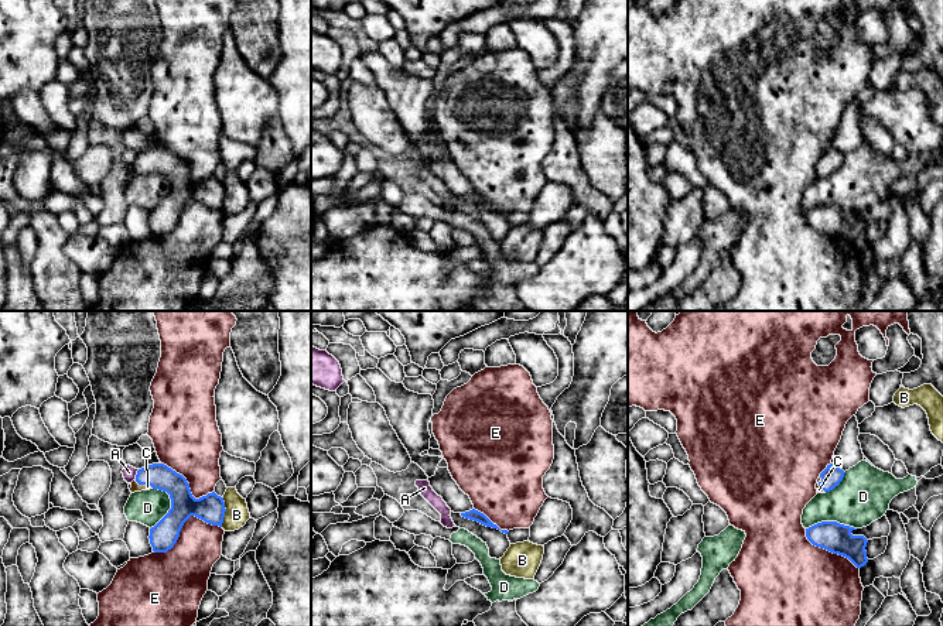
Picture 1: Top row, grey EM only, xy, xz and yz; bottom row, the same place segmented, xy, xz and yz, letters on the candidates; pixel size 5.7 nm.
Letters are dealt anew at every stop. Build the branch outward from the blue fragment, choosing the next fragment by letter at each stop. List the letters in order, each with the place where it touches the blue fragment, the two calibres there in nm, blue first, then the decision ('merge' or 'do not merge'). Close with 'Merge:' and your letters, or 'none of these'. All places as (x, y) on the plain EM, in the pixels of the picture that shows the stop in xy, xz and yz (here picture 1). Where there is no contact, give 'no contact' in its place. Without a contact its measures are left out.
A: meets blue in xy at (137, 157); 150 nm thick on the blue side, 80 nm on the other; do not merge
B: meets blue in xy at (225, 194); 160 nm thick on the blue side, 140 nm on the other; do not merge
C: meets blue in xy at (144, 167); 150 nm thick on the blue side, 50 nm on the other; merge
D: meets blue in xy at (171, 190); 160 nm thick on the blue side, 190 nm on the other; do not merge
E: meets blue in xy at (183, 208); 160 nm thick on the blue side, 280 nm on the other; do not merge
Merge: C

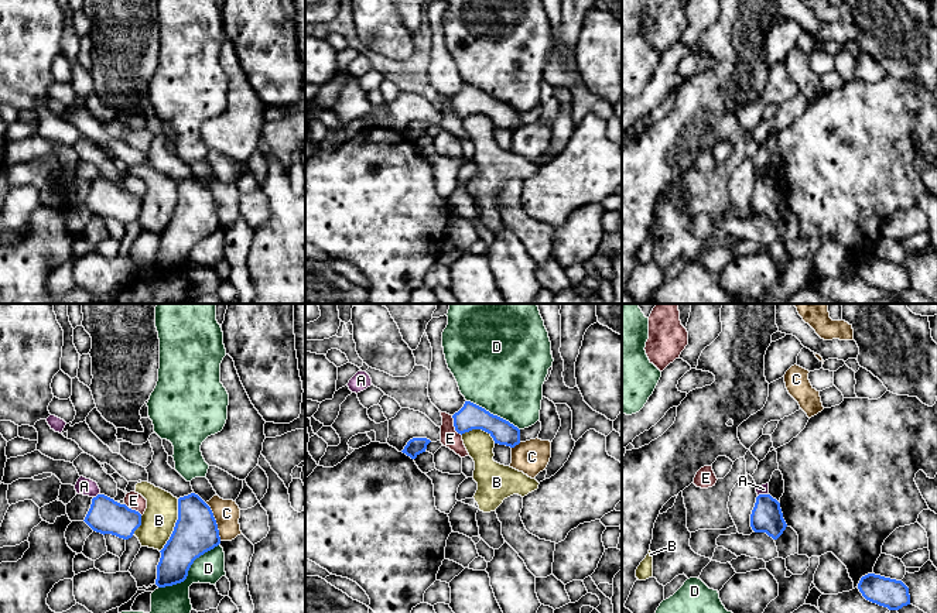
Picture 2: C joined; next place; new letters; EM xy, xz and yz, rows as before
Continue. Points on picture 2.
A: meets blue in yz at (762, 178); 180 nm thick on the blue side, 60 nm on the other; do not merge
B: meets blue in xy at (175, 209); 260 nm thick on the blue side, 190 nm on the other; do not merge
C: meets blue in xy at (215, 205); 260 nm thick on the blue side, 150 nm on the other; do not merge
D: meets blue in xy at (188, 253); 260 nm thick on the blue side, 220 nm on the other; do not merge
E: meets blue in xz at (454, 109); 150 nm thick on the blue side, 110 nm on the other; do not merge
Merge: none of these

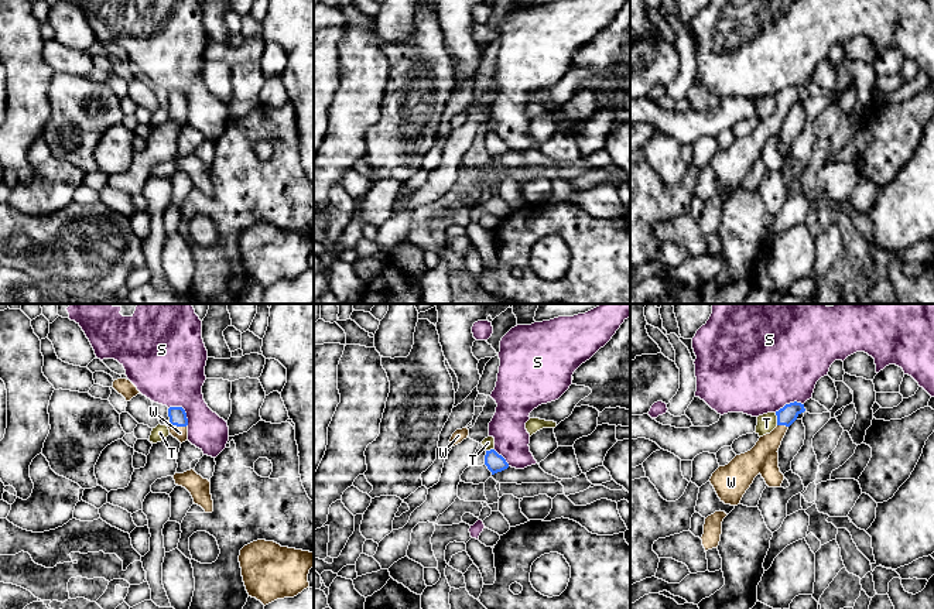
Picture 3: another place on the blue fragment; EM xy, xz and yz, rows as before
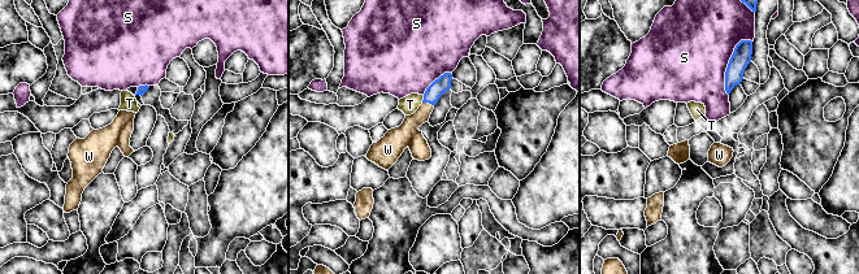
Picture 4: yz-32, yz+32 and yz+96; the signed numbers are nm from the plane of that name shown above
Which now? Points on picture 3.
S: meets blue in xy at (184, 95); 100 nm thick on the blue side, 400 nm on the other; do not merge
T: meets blue in yz at (777, 102); 110 nm thick on the blue side, 110 nm on the other; do not merge
W: meets blue in xy at (178, 109); 100 nm thick on the blue side, 80 nm on the other; merge
Merge: W

